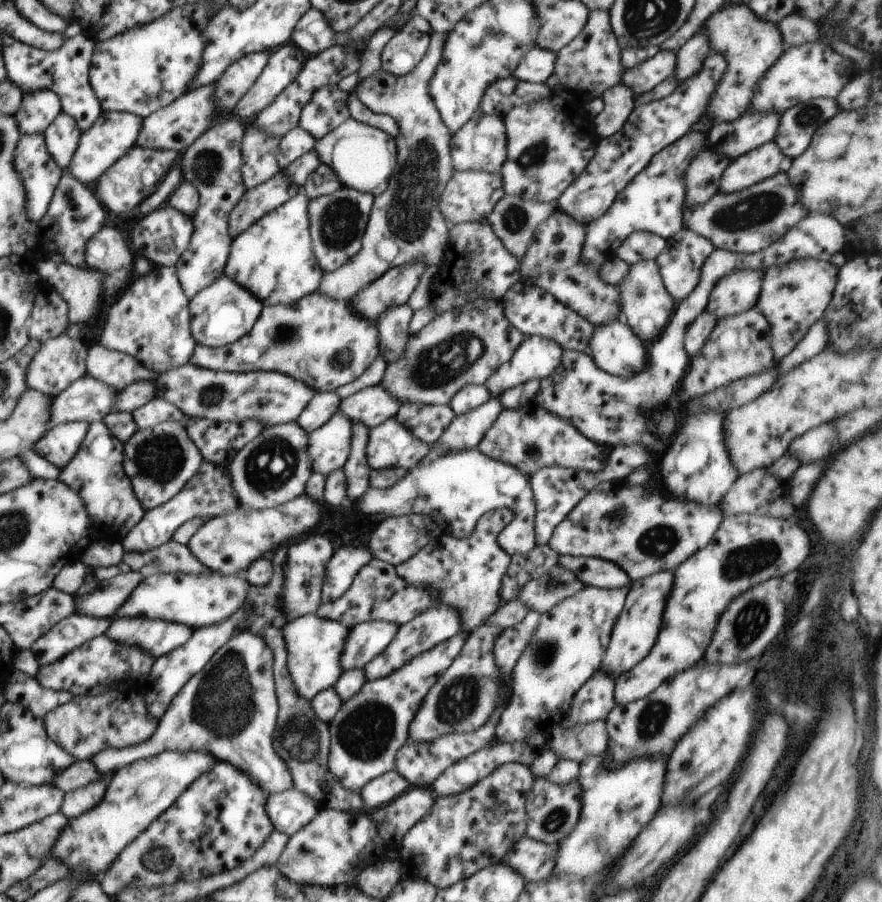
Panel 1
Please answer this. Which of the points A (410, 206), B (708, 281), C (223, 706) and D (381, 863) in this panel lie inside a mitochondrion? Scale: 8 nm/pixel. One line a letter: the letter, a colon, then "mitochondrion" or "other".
A: mitochondrion
B: other
C: mitochondrion
D: other

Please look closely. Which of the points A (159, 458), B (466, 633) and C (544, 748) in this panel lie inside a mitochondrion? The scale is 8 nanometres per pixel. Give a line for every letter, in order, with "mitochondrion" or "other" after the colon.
A: mitochondrion
B: other
C: other

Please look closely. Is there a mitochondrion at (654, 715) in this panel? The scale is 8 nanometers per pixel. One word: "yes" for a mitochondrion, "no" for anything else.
yes

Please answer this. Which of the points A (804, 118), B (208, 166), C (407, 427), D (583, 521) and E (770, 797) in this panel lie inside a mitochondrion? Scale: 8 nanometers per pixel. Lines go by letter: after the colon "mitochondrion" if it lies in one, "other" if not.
A: mitochondrion
B: mitochondrion
C: other
D: mitochondrion
E: other

